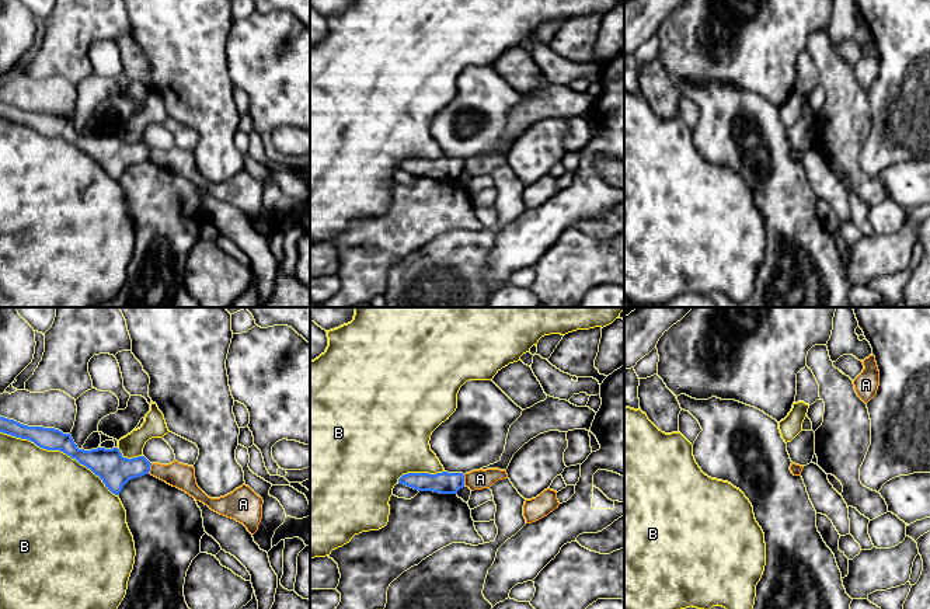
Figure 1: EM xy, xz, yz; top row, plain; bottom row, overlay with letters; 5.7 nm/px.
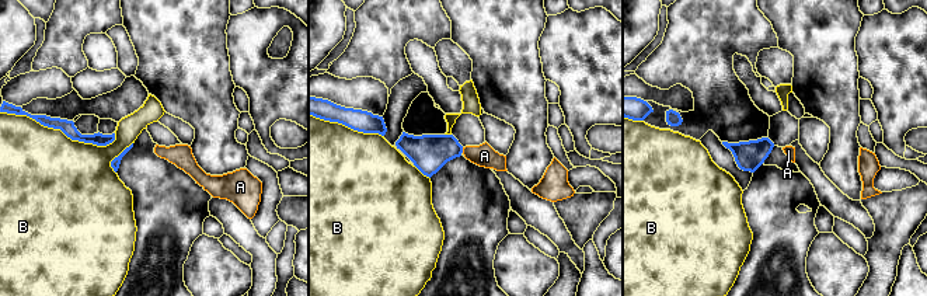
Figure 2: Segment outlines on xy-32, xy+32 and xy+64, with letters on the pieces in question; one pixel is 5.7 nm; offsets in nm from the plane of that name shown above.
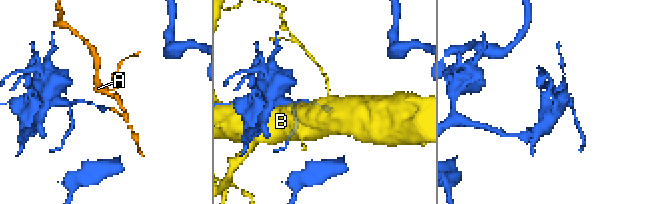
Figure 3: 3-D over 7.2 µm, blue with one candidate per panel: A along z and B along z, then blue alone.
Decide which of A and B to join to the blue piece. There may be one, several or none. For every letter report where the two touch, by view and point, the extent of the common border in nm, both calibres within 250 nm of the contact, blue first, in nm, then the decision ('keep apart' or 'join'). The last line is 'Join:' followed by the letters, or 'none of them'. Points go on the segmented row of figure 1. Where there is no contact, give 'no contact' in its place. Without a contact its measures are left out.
A: meets blue in xz at (463, 480); contact 60 nm long; 130 nm thick on the blue side, 110 nm on the other; keep apart
B: meets blue in xy at (59, 449); contact 750 nm long; 150 nm thick on the blue side, 480 nm on the other; keep apart
Join: none of them

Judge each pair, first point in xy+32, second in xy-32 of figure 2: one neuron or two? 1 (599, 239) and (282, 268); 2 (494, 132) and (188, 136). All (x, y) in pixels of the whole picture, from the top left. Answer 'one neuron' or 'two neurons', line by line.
1: one neuron
2: one neuron

